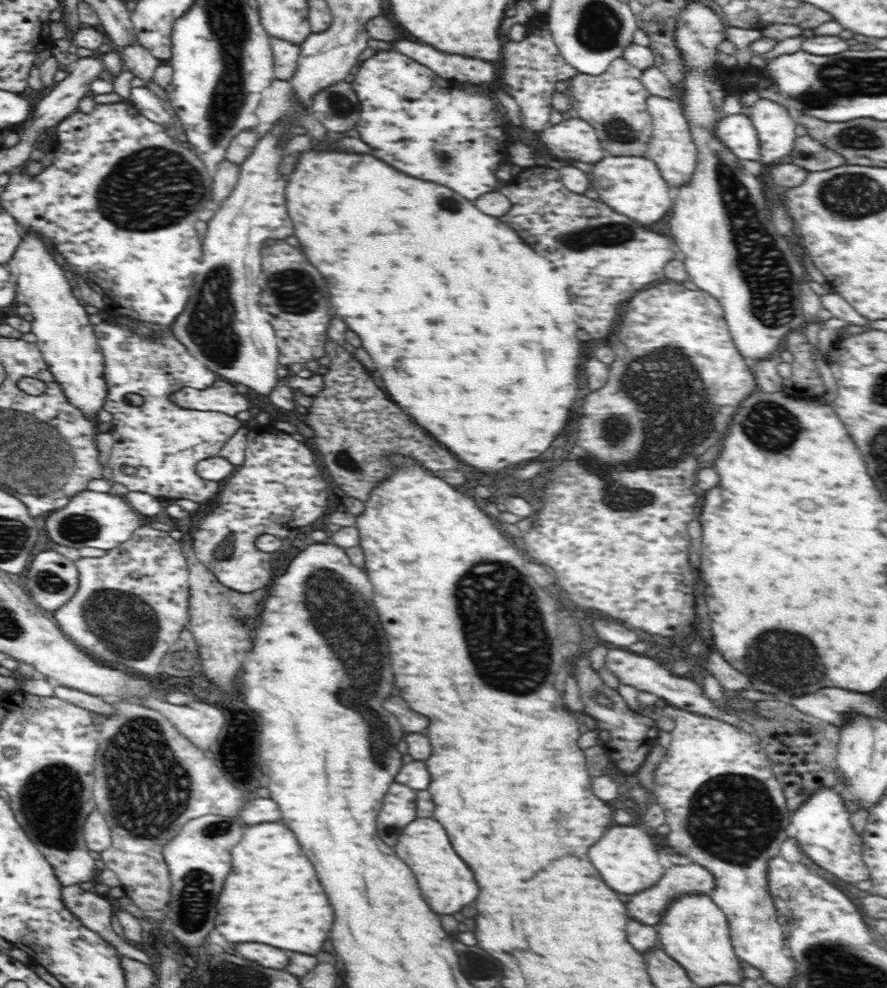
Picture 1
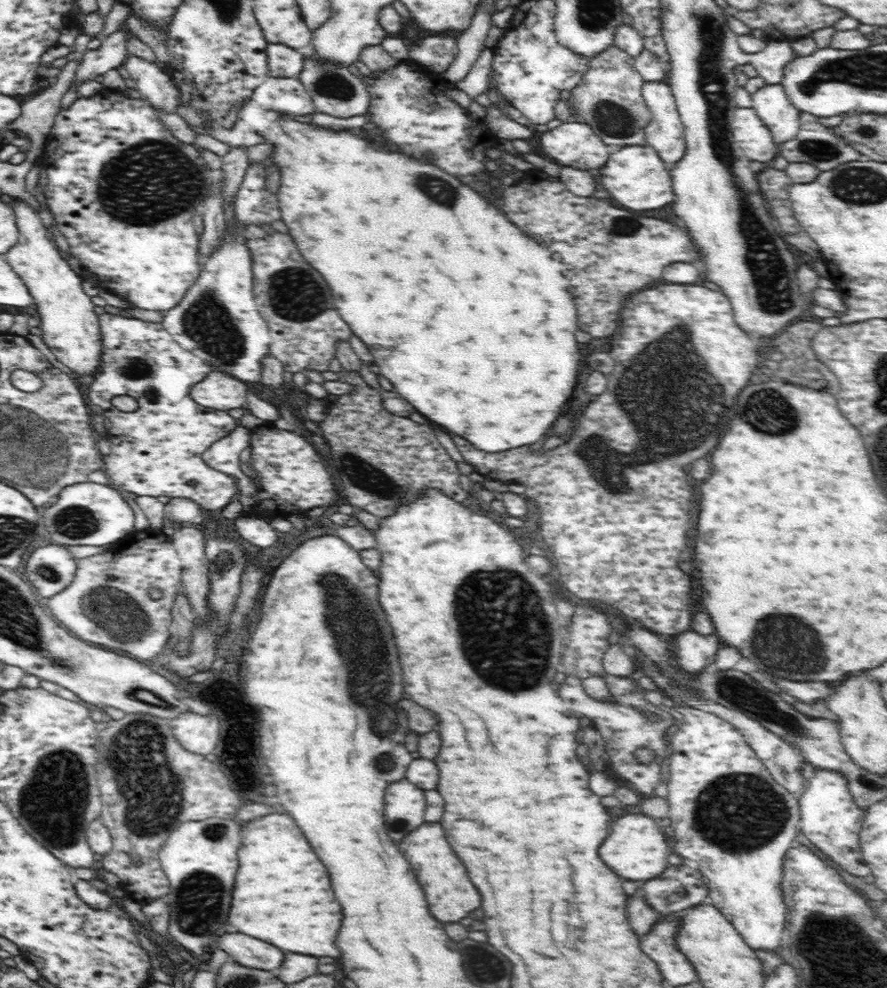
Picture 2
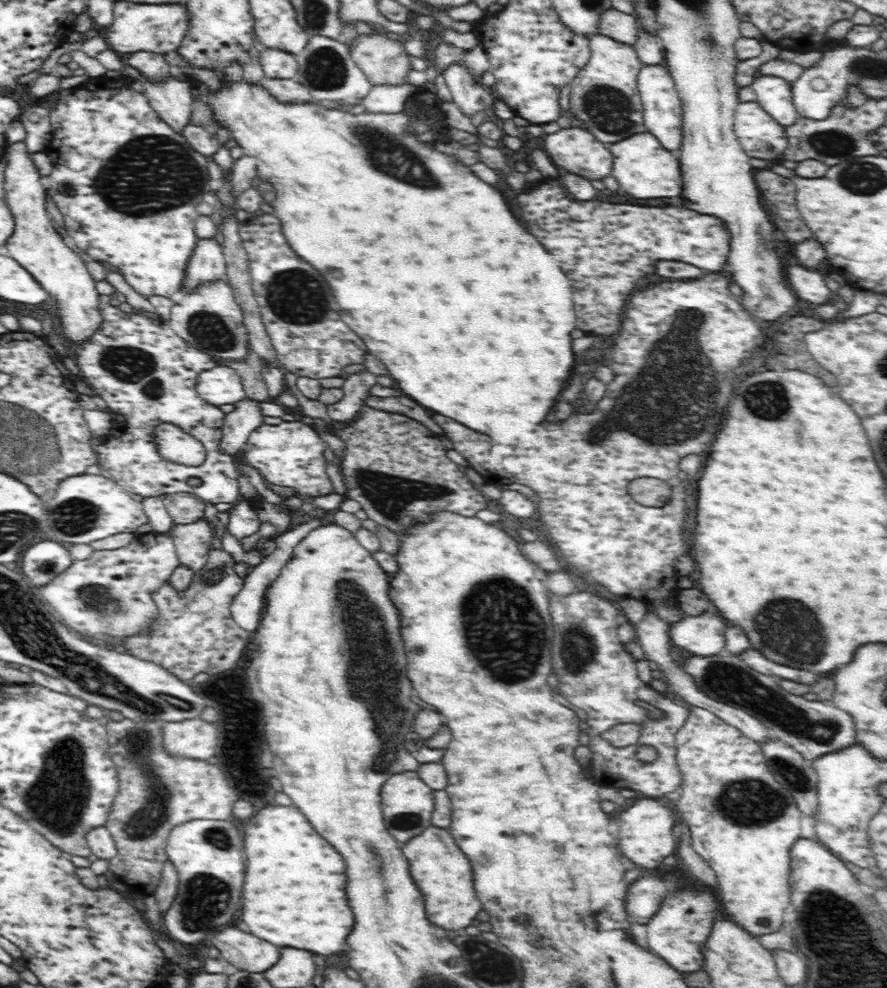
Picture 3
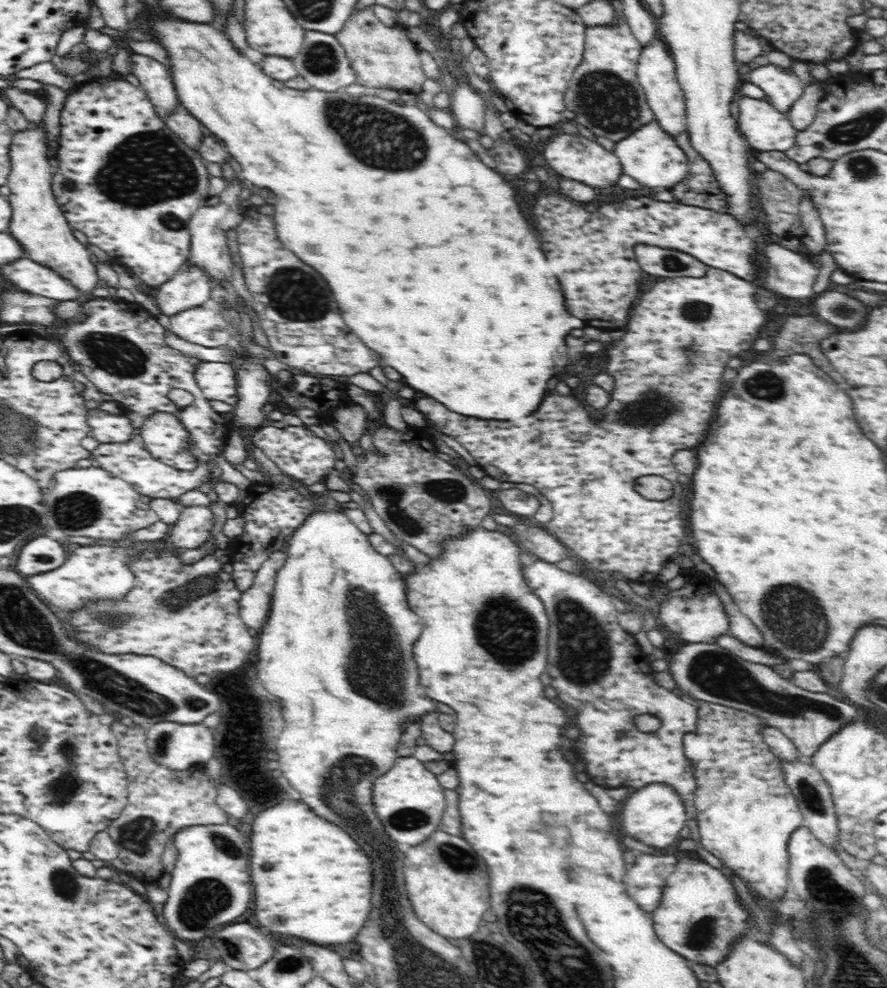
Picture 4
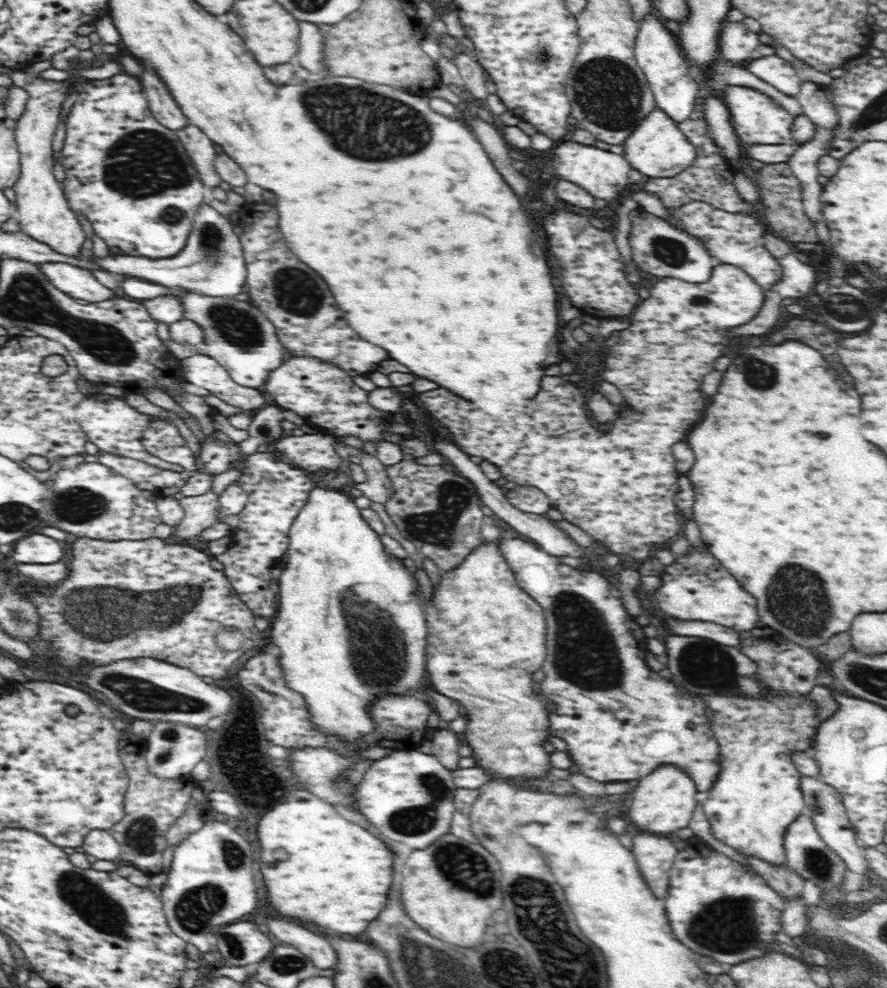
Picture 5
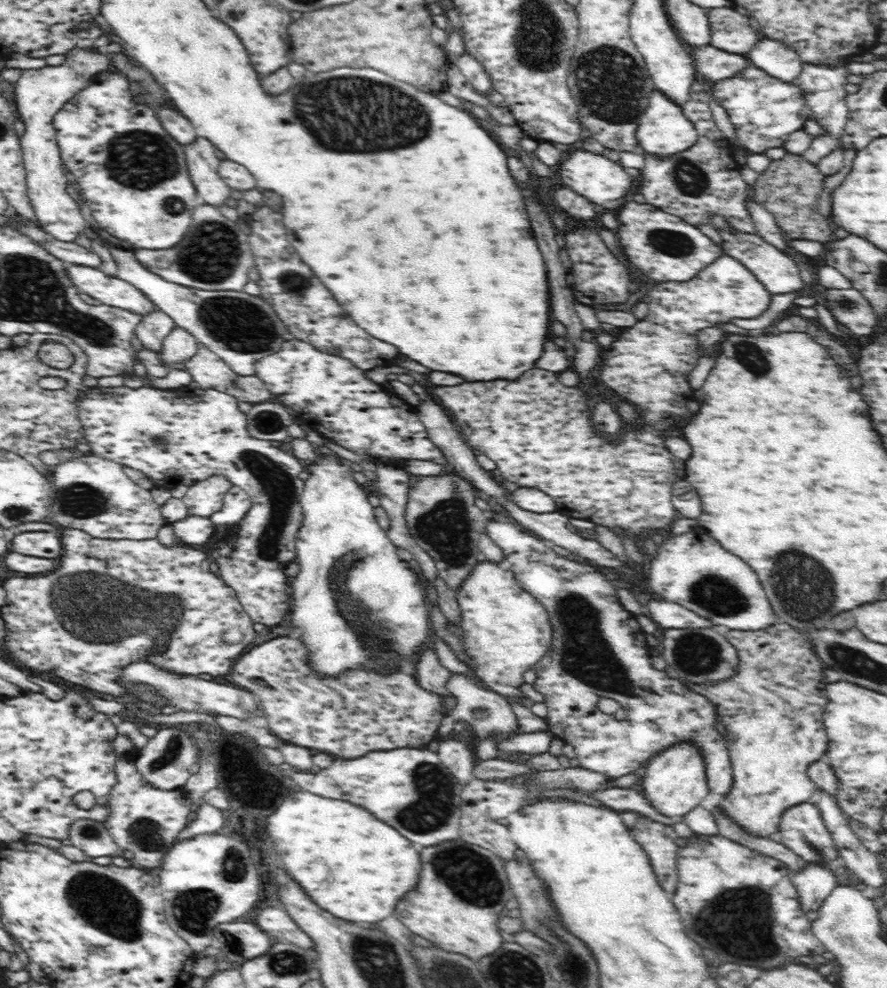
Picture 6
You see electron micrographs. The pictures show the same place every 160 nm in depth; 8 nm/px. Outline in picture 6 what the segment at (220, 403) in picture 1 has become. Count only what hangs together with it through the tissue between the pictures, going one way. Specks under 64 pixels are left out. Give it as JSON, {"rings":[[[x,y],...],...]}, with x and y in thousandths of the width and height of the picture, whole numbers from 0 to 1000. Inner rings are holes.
{"rings":[[[225,349],[221,359],[207,367],[219,387],[228,395],[246,395],[259,399],[271,407],[294,408],[304,403],[306,398],[298,387],[290,382],[271,381],[253,367],[241,356]]]}

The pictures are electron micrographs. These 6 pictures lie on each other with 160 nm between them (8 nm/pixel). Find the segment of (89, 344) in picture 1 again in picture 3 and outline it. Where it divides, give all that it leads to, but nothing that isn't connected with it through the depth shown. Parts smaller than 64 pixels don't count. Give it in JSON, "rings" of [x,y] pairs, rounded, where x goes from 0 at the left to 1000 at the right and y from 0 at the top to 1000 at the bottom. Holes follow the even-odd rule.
{"rings":[[[27,143],[8,147],[7,170],[3,190],[10,213],[15,217],[17,230],[15,238],[5,251],[14,262],[32,273],[56,302],[61,302],[61,321],[68,323],[71,342],[83,348],[104,342],[112,334],[116,323],[113,315],[113,298],[108,283],[104,281],[96,267],[96,260],[63,234],[52,214],[53,183],[41,171]]]}

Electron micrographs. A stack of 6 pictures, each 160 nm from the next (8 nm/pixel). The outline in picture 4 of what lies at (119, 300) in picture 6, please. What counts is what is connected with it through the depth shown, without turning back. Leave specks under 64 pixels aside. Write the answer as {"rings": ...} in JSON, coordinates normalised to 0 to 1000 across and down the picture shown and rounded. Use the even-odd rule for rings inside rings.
{"rings":[[[32,260],[2,267],[1,271],[7,283],[30,297],[47,299],[61,305],[86,304],[92,300],[92,297],[83,293],[83,288],[65,278],[65,275]]]}

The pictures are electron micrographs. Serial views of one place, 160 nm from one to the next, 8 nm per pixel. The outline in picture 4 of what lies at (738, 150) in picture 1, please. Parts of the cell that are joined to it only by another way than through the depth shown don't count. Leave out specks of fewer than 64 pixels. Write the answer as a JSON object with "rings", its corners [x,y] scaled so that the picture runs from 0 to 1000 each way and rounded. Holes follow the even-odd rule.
{"rings":[[[837,96],[832,101],[833,132],[846,152],[886,154],[897,144],[899,132],[868,102]]]}

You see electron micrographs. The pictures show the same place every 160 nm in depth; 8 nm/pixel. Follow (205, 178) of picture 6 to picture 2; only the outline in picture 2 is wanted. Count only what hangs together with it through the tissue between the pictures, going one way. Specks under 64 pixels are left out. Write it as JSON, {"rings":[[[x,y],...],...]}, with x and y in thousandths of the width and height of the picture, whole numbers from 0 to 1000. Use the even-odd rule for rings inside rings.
{"rings":[[[144,57],[138,67],[144,71],[147,81],[151,82],[151,89],[174,110],[198,114],[198,109],[204,106],[203,92],[194,78],[177,65],[153,57]]]}

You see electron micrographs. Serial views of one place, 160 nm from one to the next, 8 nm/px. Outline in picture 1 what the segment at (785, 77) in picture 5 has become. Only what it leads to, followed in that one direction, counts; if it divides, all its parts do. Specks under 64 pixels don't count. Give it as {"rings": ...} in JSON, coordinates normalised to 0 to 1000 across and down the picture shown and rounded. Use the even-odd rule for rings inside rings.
{"rings":[[[857,98],[846,108],[846,118],[855,133],[860,168],[875,167],[877,161],[886,158],[894,150],[897,139],[897,123],[884,105]]]}

